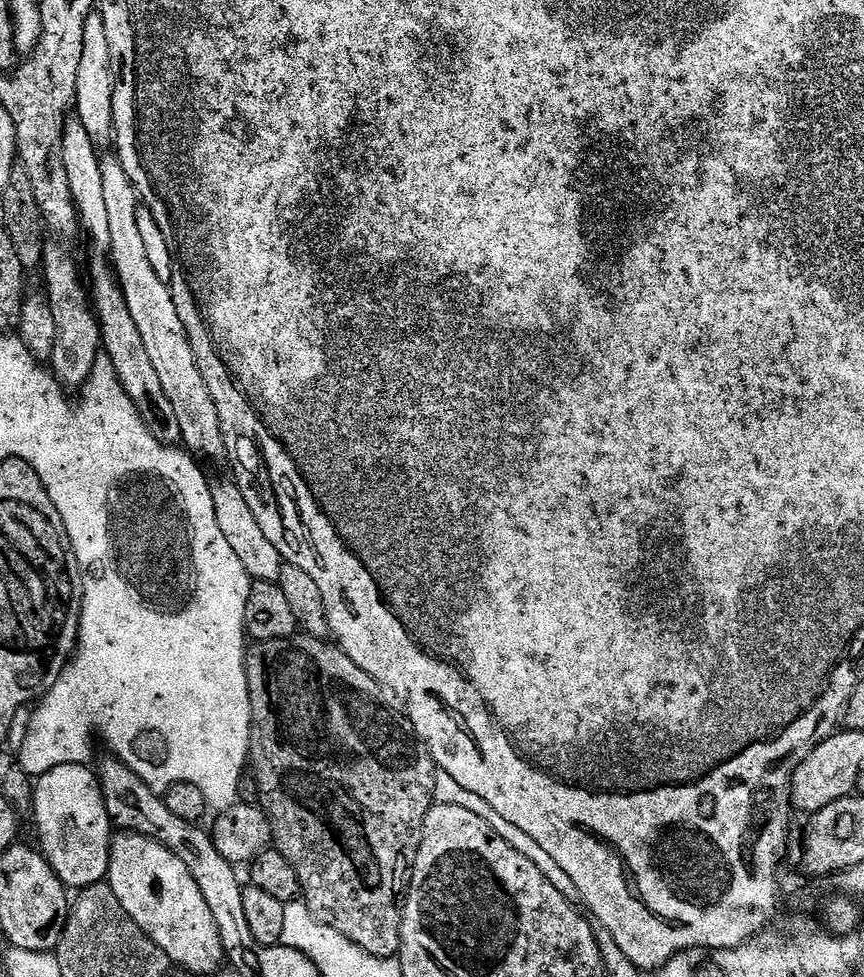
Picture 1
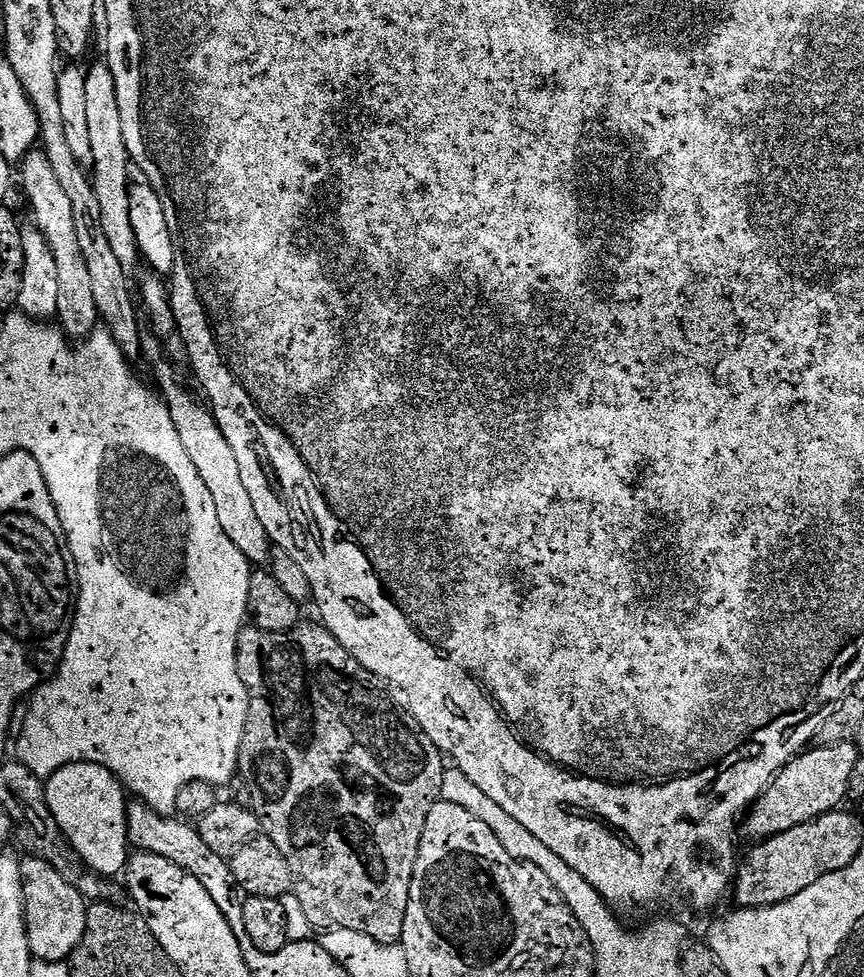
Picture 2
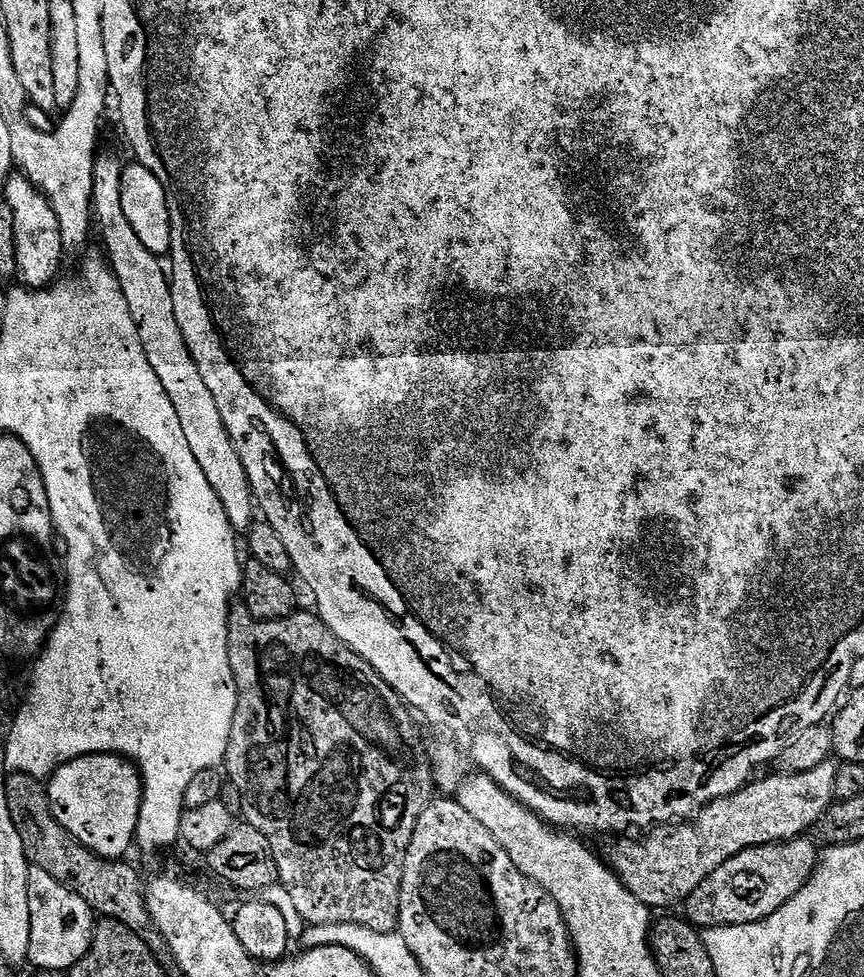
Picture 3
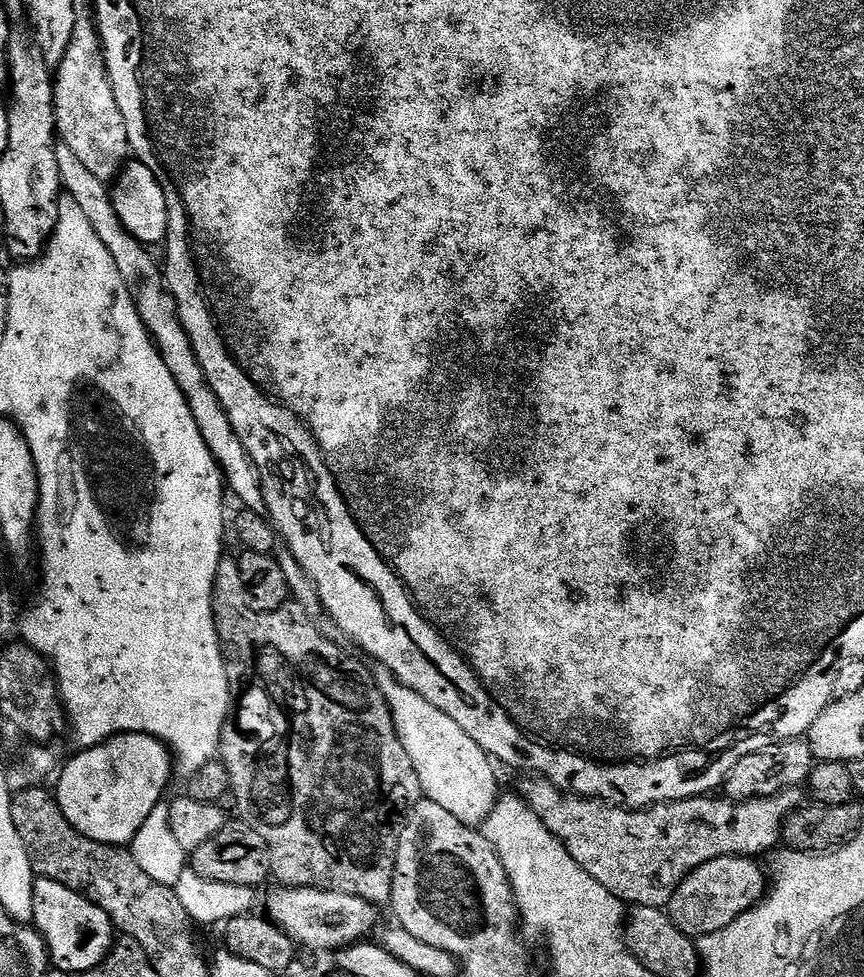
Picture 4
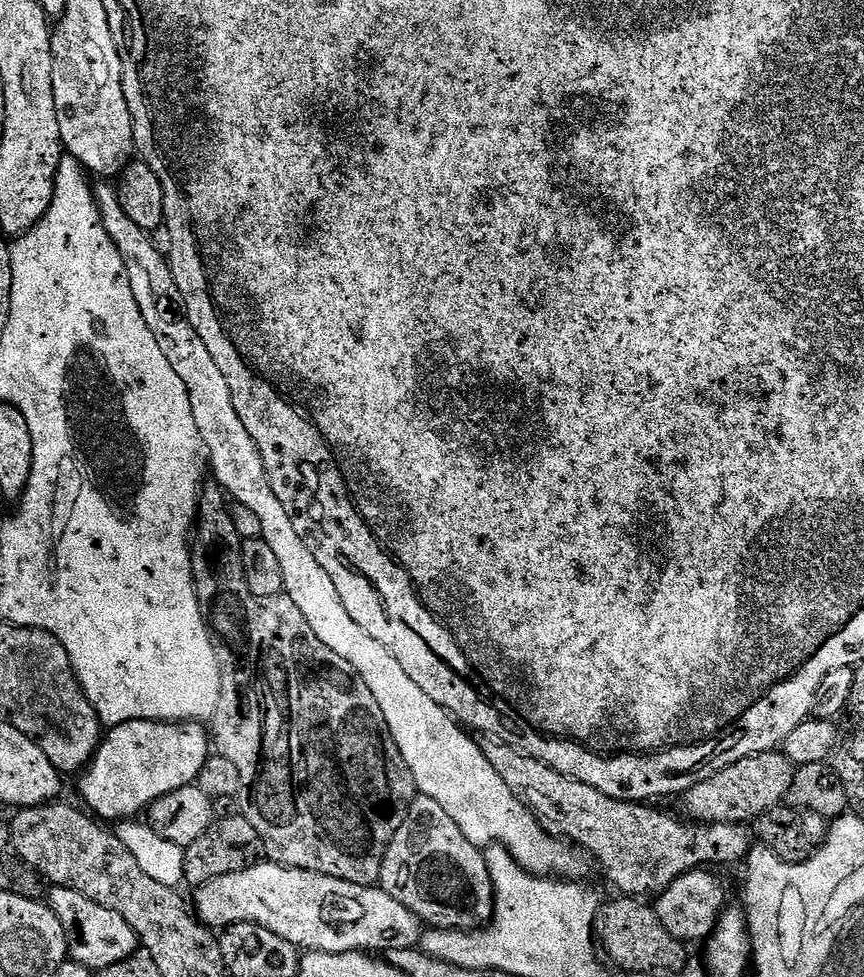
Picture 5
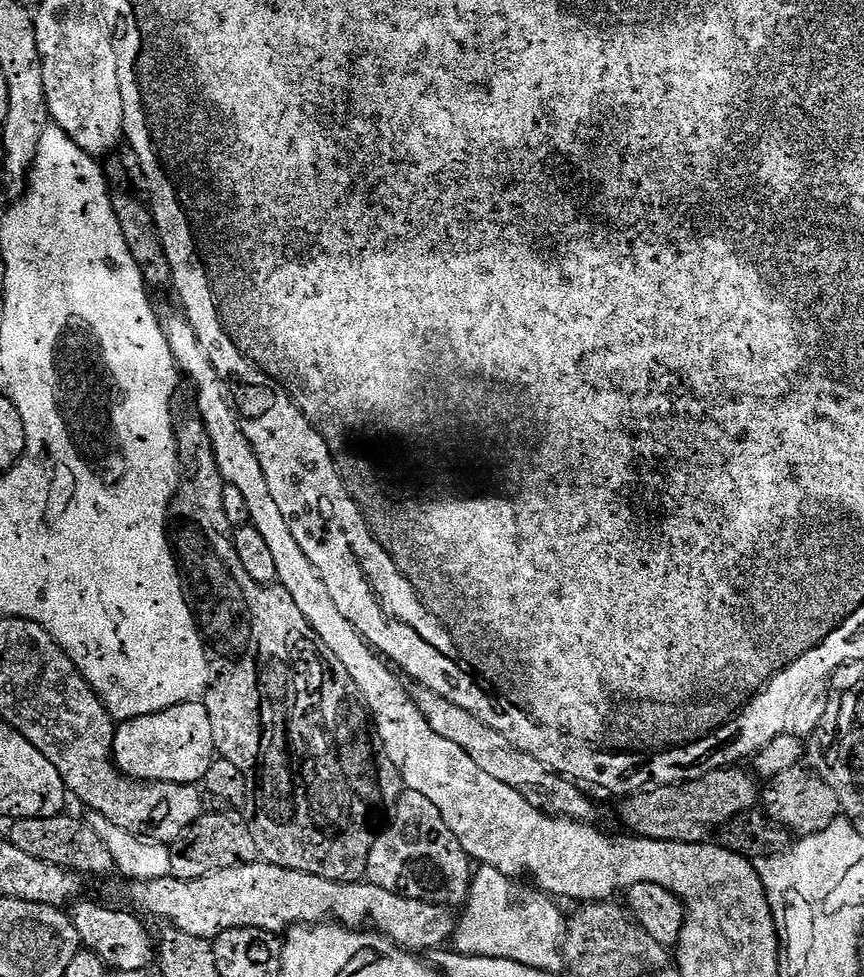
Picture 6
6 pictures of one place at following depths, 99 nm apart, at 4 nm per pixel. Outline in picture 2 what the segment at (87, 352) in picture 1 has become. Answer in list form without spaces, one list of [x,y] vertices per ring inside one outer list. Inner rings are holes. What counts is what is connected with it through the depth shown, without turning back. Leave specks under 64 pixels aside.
[[[43,150],[27,152],[24,159],[19,161],[18,184],[24,187],[24,192],[28,195],[28,204],[32,207],[32,216],[36,219],[33,220],[35,227],[39,228],[40,233],[46,238],[46,242],[54,254],[54,266],[58,266],[58,310],[55,319],[58,321],[65,337],[83,338],[88,336],[98,324],[94,294],[90,287],[90,270],[86,270],[86,258],[82,258],[82,246],[78,246],[78,233],[76,233],[74,227],[74,212],[70,210],[70,200],[66,198],[66,192],[62,190],[62,185],[58,183],[58,177],[54,175],[54,170]]]

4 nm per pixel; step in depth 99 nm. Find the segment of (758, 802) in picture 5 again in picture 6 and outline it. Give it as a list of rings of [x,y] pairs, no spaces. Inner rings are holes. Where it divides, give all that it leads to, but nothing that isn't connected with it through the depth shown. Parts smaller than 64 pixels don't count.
[[[740,766],[719,768],[702,778],[688,780],[684,784],[661,784],[651,790],[633,792],[623,797],[620,804],[620,820],[625,824],[627,831],[634,836],[645,836],[648,840],[665,840],[666,842],[682,842],[683,844],[702,844],[711,834],[719,833],[724,825],[734,819],[738,814],[751,812],[757,807],[762,792],[758,787],[758,780],[751,771],[743,772]]]

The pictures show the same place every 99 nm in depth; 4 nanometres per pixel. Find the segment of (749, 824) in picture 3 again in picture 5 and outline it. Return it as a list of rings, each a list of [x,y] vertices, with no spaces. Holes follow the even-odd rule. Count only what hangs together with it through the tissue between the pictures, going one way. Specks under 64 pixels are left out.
[[[484,738],[479,741],[480,749],[484,752],[486,762],[490,762],[490,766],[494,766],[495,772],[502,777],[502,782],[506,782],[506,786],[510,786],[510,790],[519,800],[527,806],[531,812],[536,815],[541,826],[551,834],[551,836],[559,836],[564,842],[575,846],[581,851],[586,850],[594,859],[600,863],[600,868],[604,871],[604,876],[617,888],[617,893],[623,894],[628,898],[648,898],[653,894],[659,894],[665,888],[670,886],[670,882],[677,880],[682,874],[693,870],[703,869],[705,866],[716,866],[712,864],[736,864],[747,857],[748,852],[754,847],[754,836],[745,825],[742,824],[702,824],[687,818],[681,818],[679,815],[671,816],[668,812],[659,812],[658,809],[652,808],[656,806],[649,806],[644,802],[633,802],[630,800],[615,800],[606,794],[602,794],[602,790],[594,790],[594,786],[586,786],[586,782],[578,782],[573,776],[564,776],[558,770],[554,770],[550,766],[546,766],[540,760],[536,760],[533,756],[527,756],[525,752],[519,752],[517,748],[511,748],[508,744],[502,743],[501,740],[494,740],[491,738]]]

